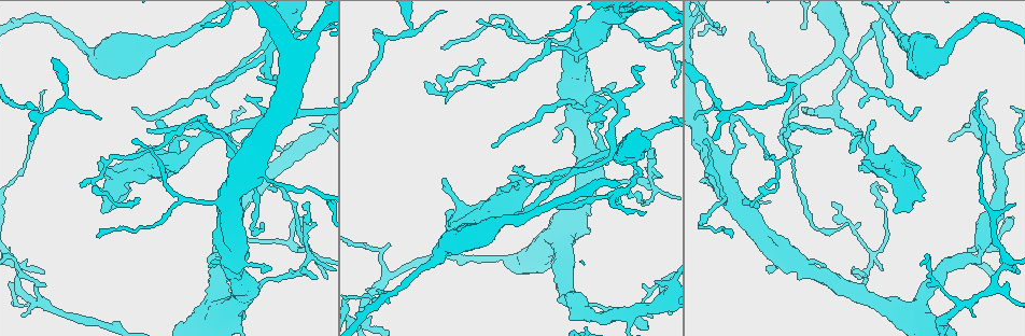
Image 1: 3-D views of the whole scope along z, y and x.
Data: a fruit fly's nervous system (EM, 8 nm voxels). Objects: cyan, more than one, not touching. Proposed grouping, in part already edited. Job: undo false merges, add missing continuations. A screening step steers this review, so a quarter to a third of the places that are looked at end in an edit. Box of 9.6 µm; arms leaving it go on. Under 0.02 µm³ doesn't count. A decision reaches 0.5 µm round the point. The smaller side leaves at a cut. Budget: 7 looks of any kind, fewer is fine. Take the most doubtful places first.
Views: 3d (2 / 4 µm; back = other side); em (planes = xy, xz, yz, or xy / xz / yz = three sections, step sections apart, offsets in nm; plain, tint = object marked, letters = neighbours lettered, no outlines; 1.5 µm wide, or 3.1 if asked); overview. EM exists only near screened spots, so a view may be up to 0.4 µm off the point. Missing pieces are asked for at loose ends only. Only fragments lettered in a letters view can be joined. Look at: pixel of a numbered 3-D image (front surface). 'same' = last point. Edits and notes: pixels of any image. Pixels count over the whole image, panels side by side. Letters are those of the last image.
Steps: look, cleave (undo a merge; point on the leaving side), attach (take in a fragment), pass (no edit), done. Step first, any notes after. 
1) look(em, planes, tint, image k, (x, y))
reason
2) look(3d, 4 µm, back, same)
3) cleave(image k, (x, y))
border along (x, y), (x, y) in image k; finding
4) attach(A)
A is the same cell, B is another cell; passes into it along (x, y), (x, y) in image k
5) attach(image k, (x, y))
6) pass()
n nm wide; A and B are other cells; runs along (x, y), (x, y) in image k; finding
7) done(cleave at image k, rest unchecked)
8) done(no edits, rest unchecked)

look(em, yz, step 4, tint, image 1, (266, 178))
calibre changes

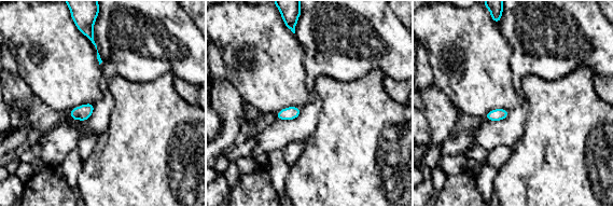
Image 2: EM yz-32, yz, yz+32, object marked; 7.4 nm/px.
look(em, planes, tint, same)
cut it another way

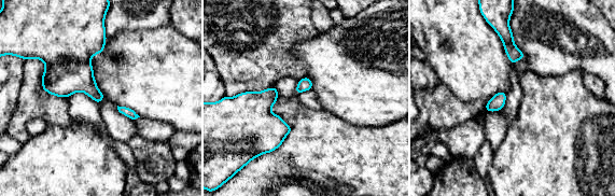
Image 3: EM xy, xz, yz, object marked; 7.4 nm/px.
look(em, planes, letters, same)

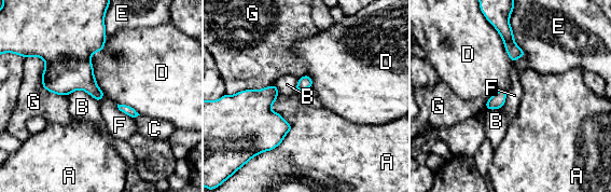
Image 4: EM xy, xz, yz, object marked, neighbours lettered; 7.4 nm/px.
pass()
100 nm wide; D touches over 420 nm; A, B, C, D, E, F and G are other cells; all the same cell

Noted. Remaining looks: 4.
look(em, planes, plain, image 1, (178, 153))
thin end

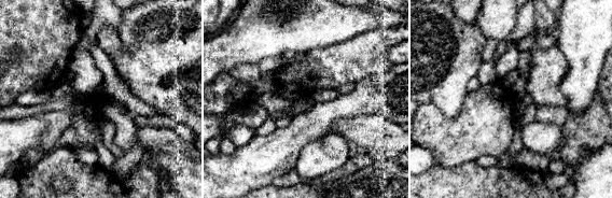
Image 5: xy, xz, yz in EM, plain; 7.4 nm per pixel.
look(em, planes, tint, same)
with the object marked

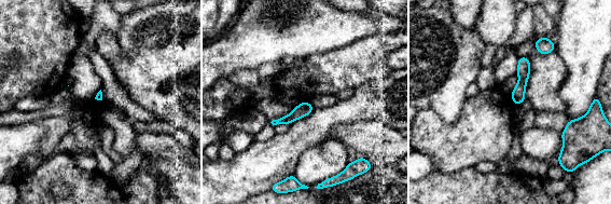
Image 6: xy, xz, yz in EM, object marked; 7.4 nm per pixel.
look(em, planes, letters, same)
see the neighbours

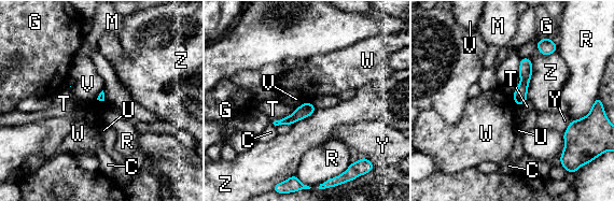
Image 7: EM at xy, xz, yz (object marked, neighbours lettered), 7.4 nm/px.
pass()
C, G, M, R, T, U, V, W, Y and Z are other cells; border along (512, 98), (517, 105) in image 7; no lettered fragment goes on from it

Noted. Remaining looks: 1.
look(em, planes, letters, image 1, (375, 30))
thin end

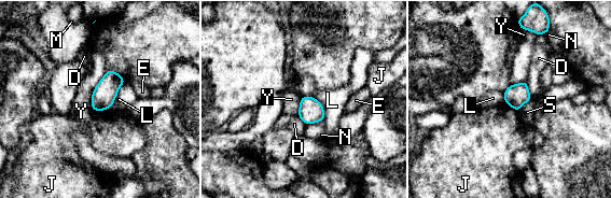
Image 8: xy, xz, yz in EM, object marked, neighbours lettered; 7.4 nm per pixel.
pass()
170 nm wide; D, E, J, L, M, N, S and Y are other cells; border along (106, 71), (94, 88), (93, 110) in image 8; no lettered fragment goes on from it

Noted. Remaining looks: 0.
done(no edits, rest unchecked)

